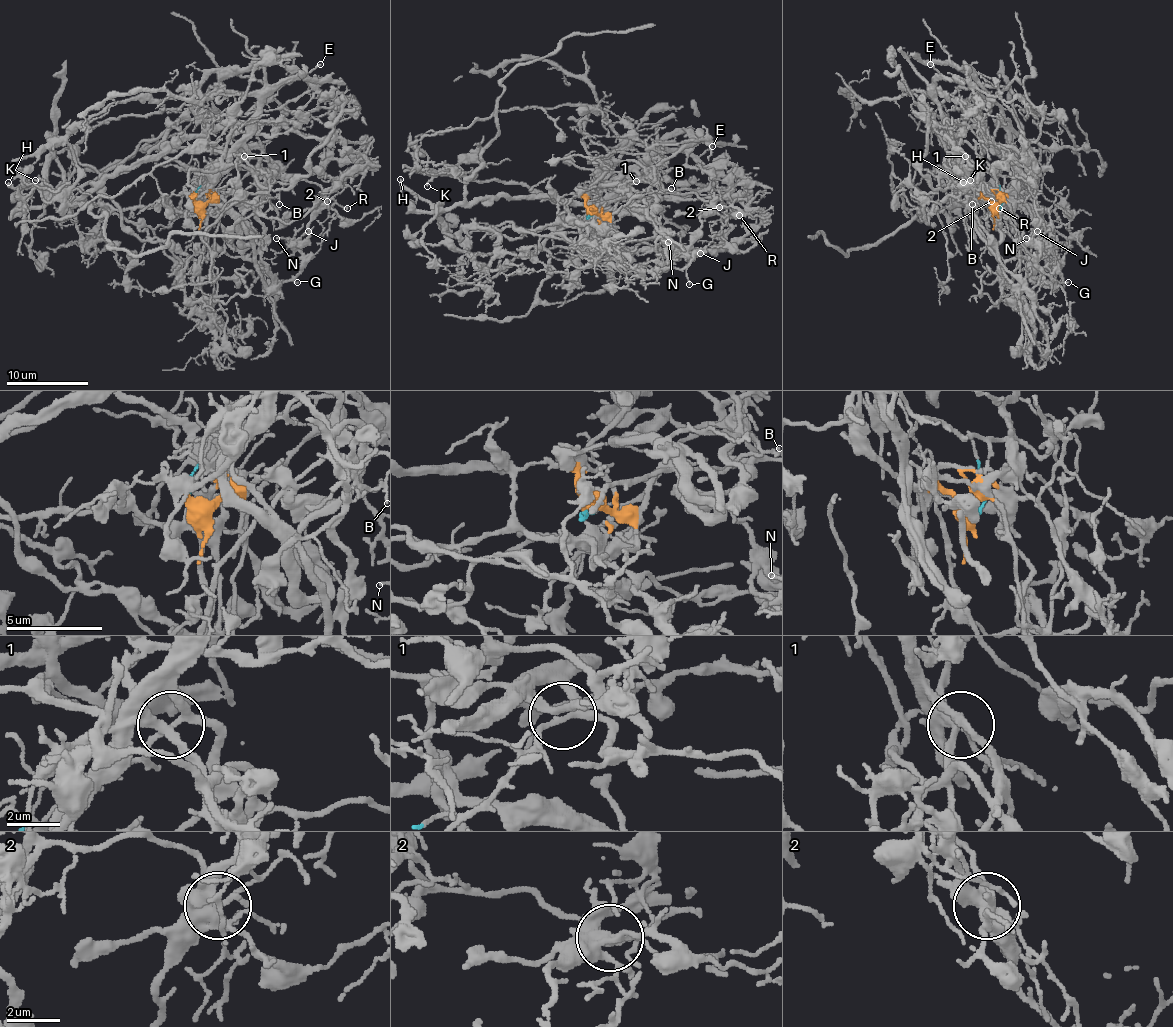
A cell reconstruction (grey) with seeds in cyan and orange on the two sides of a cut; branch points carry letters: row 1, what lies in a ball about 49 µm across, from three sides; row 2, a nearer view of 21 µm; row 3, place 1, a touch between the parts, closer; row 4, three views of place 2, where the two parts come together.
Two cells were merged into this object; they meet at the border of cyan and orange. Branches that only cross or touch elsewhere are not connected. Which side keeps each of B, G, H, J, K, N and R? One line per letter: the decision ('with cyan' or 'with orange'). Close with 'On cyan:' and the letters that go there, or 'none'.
B: with cyan
G: with orange
H: with orange
J: with orange
K: with orange
N: with orange
R: with cyan
On cyan: B, R

